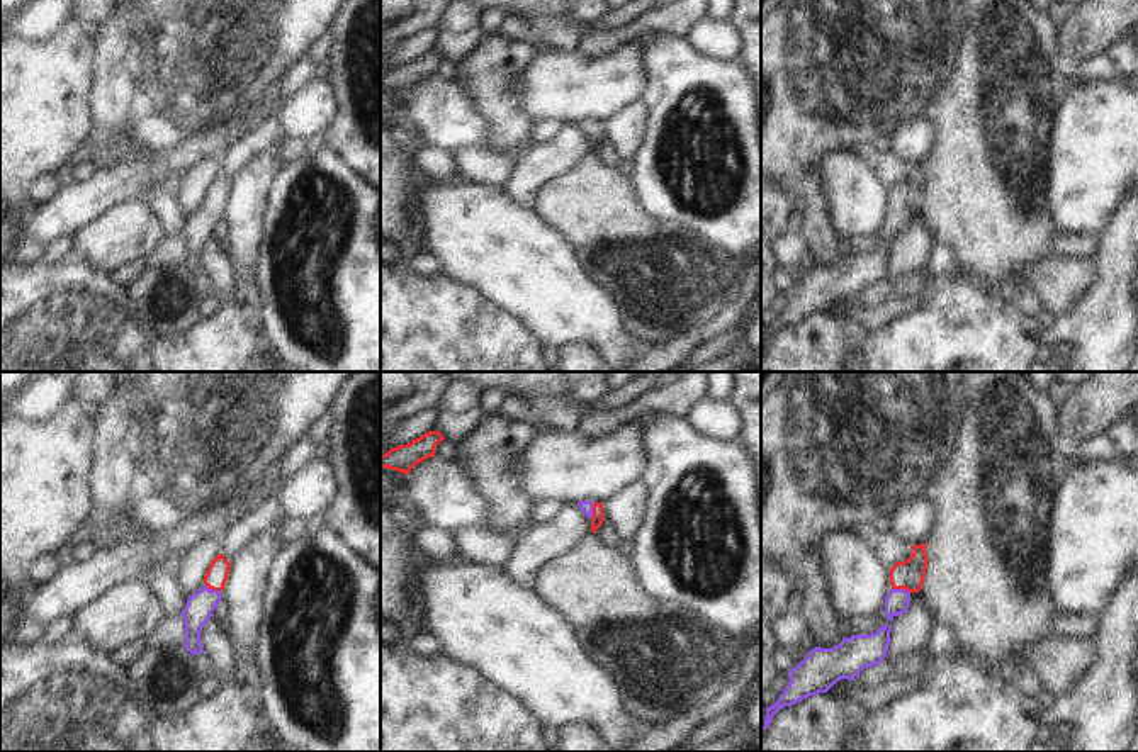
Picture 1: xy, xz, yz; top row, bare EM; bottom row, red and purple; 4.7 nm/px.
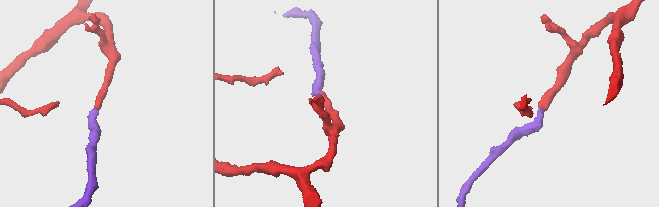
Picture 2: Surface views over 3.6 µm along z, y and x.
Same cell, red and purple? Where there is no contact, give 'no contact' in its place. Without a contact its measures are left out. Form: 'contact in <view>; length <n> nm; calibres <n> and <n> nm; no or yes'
contact in yz; length 90 nm; calibres 140 and 110 nm; yes

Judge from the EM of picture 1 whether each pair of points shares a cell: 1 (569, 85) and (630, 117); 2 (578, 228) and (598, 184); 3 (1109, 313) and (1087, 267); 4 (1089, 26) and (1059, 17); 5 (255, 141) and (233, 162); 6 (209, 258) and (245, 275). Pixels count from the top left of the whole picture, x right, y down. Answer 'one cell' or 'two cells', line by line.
1: two cells
2: one cell
3: two cells
4: two cells
5: one cell
6: two cells

